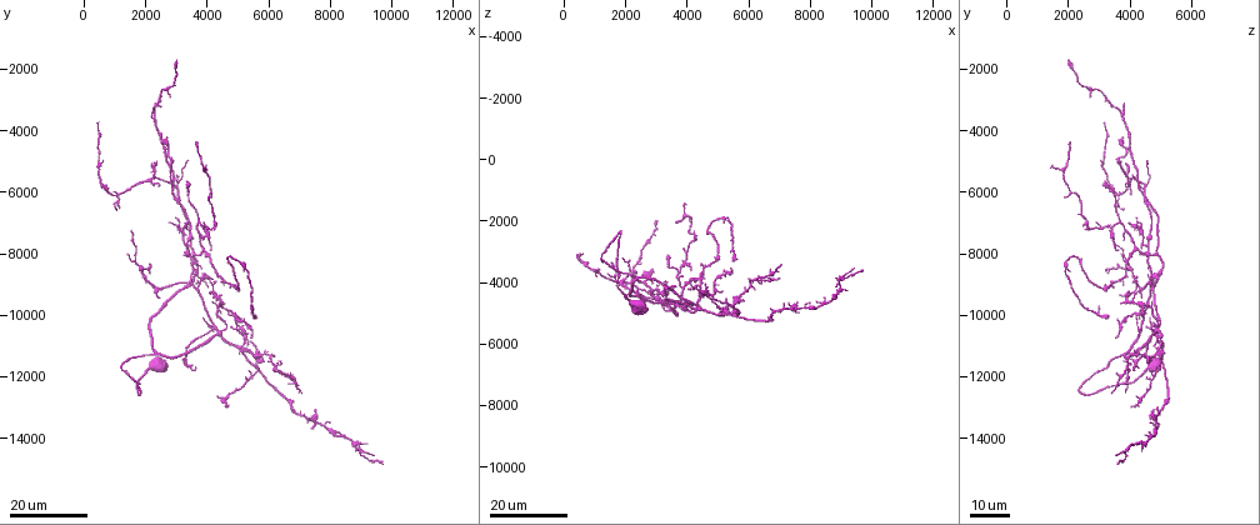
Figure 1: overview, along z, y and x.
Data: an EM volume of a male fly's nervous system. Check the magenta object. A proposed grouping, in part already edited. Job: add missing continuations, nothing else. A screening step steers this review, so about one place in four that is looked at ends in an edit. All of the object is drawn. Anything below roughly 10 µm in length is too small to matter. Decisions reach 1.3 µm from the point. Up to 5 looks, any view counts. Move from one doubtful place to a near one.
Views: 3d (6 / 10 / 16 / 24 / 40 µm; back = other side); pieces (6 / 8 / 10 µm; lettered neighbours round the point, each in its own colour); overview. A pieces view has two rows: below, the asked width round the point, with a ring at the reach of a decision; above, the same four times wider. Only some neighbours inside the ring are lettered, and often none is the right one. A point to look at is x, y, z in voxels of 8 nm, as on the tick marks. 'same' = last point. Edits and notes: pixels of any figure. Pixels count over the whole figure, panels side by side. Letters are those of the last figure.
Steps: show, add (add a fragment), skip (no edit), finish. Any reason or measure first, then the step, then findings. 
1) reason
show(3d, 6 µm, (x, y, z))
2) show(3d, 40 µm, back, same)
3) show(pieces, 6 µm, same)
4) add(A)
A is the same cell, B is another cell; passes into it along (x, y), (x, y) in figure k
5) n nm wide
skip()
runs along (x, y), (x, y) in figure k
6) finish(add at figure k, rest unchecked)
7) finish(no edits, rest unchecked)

free end
show(3d, 24 µm, (3900, 7600, 3400))

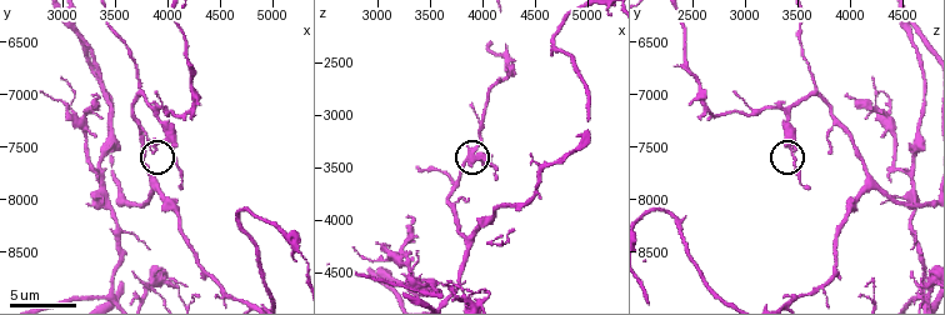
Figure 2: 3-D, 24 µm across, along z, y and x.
what lies round it
show(pieces, 6 µm, (3900, 7520, 3460))

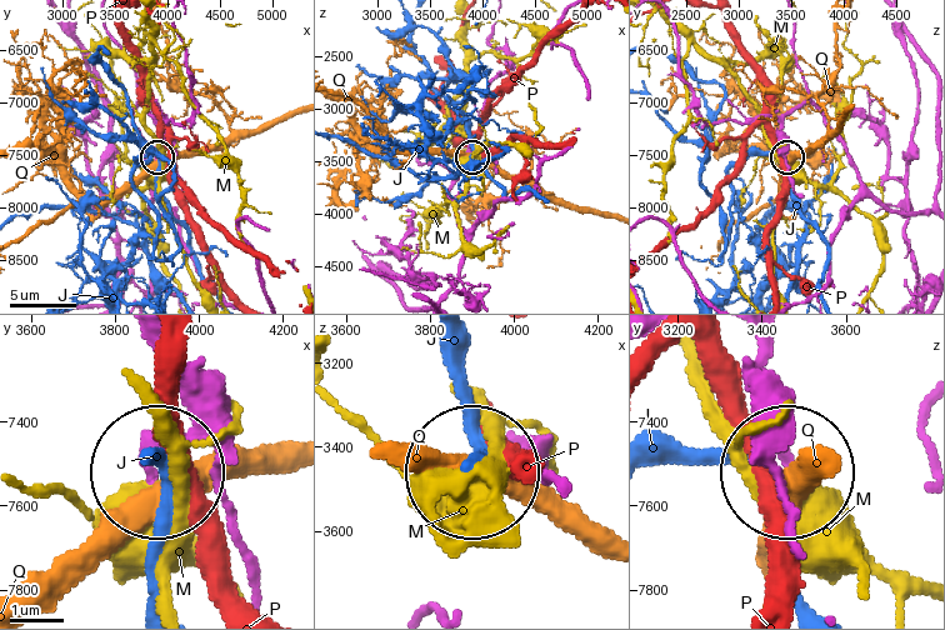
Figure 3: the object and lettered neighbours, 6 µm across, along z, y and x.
skip()
J, M, P and Q are other cells; none of them fits

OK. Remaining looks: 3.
free end
show(3d, 24 µm, (5200, 12100, 4600))

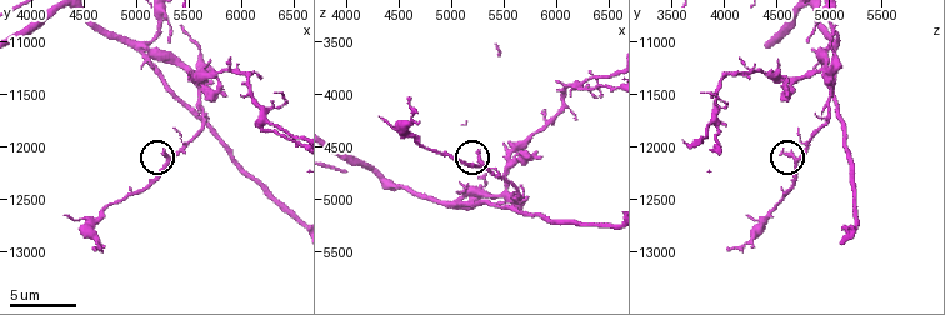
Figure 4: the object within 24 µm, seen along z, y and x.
show(pieces, 10 µm, (5240, 12020, 4560))

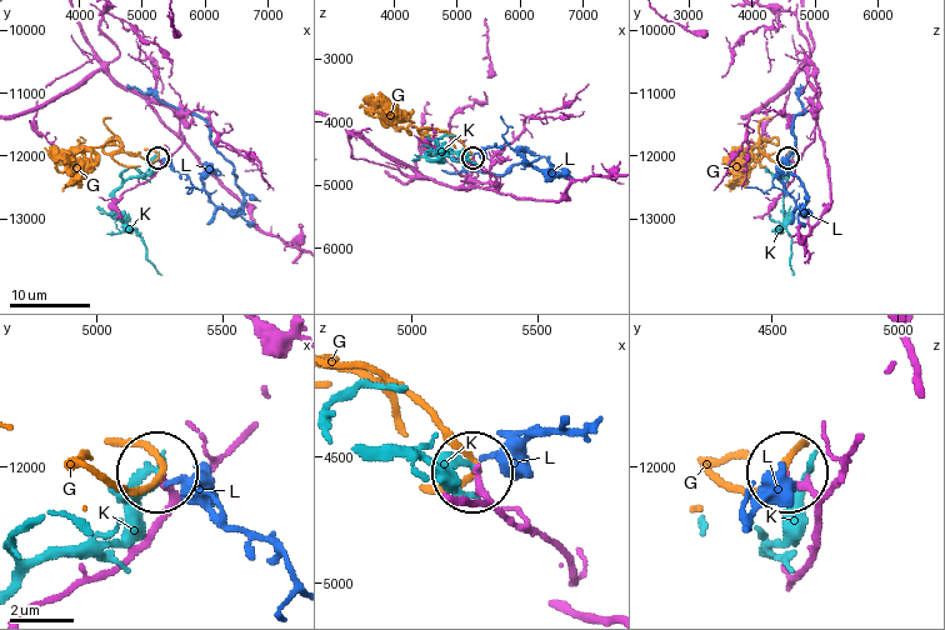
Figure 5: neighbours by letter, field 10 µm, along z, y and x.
skip()
G, K and L are other cells; runs along (571, 583), (563, 559), (476, 473) in figure 5; no lettered fragment goes on from it

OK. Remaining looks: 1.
free end
show(pieces, 6 µm, (3300, 7040, 3940))

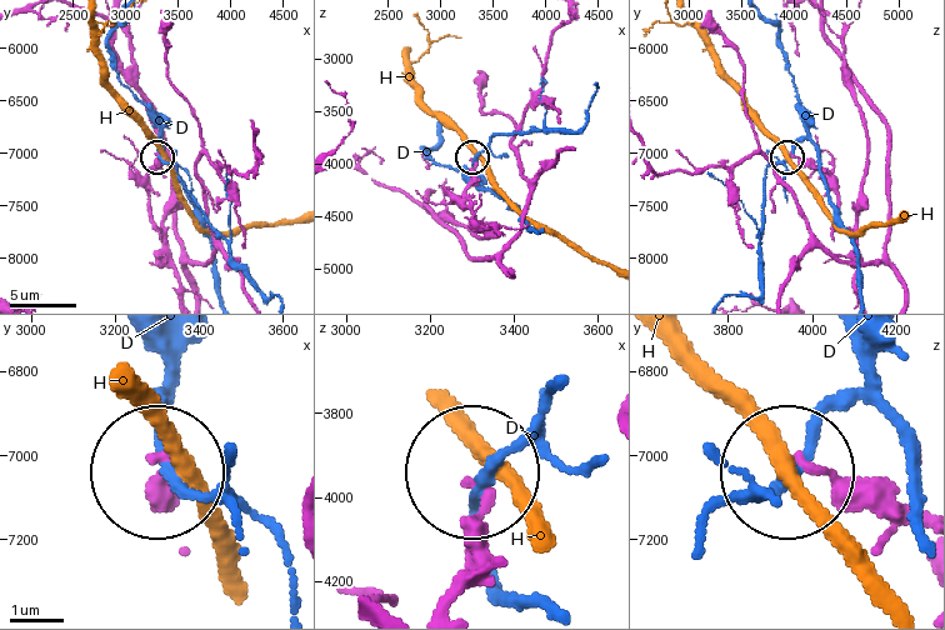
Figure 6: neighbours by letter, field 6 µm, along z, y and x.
skip()
D and H are other cells; runs along (444, 608), (470, 541), (475, 478) in figure 6; none of them fits

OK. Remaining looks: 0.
finish(no edits, rest unchecked)

